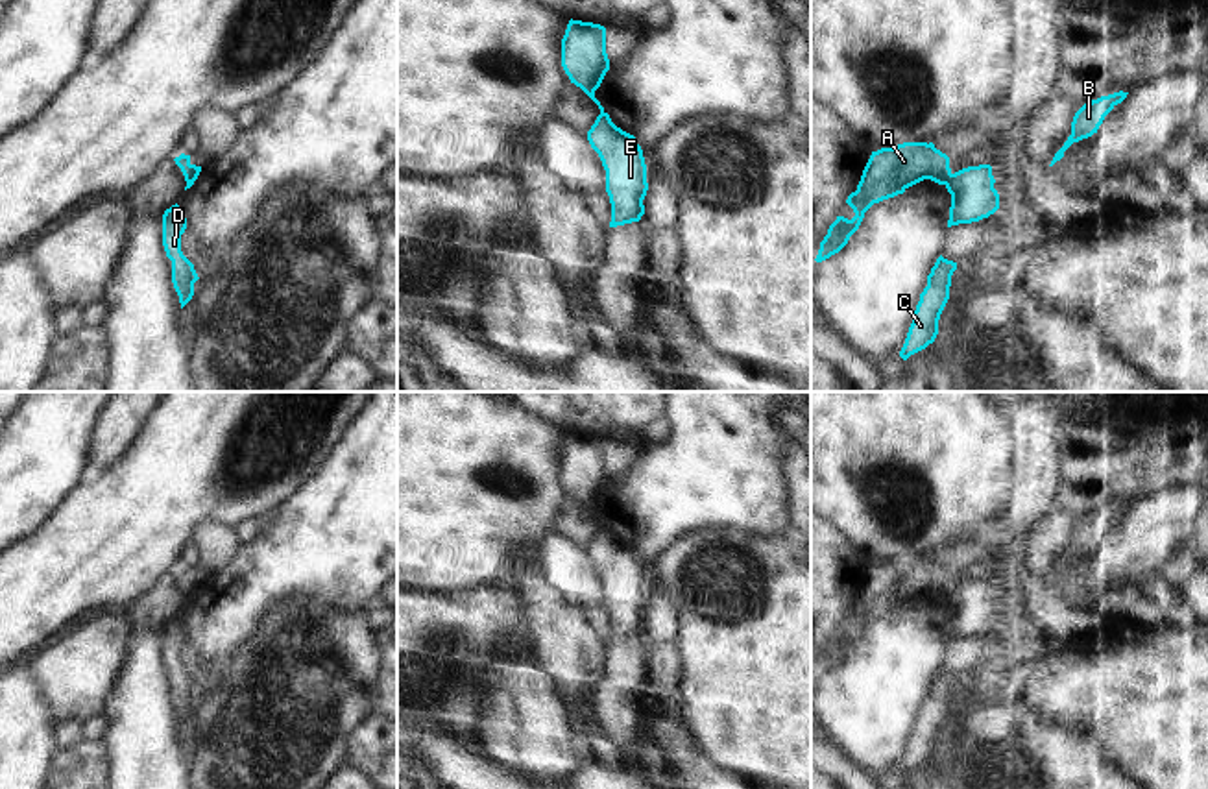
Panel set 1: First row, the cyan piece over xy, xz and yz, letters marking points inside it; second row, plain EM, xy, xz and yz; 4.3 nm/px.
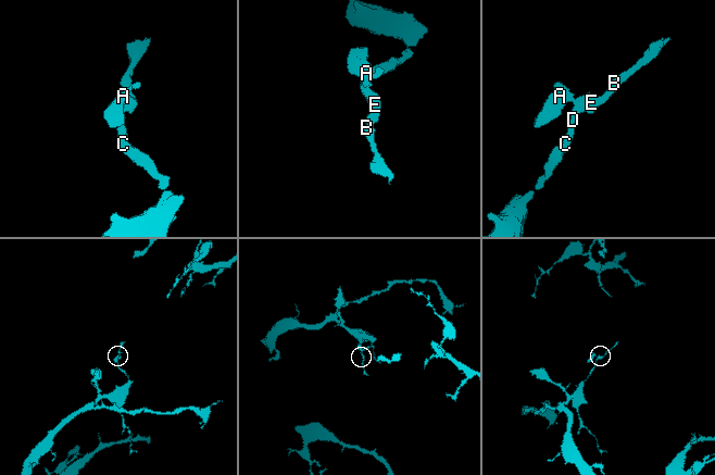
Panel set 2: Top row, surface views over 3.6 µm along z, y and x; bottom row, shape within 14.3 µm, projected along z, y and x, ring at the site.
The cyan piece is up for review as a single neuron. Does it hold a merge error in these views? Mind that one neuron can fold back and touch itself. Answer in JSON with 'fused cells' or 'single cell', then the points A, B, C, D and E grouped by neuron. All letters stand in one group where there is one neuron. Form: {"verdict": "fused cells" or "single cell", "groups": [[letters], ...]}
{"verdict": "fused cells", "groups": [["A"], ["B", "C", "D", "E"]]}

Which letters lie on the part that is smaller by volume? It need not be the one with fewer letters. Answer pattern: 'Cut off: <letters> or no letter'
Cut off: A

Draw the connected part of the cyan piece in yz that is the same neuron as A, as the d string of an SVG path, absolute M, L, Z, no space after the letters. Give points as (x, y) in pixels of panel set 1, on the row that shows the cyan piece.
M903 142L872 152L857 190L846 200L855 216L852 220L837 216L820 242L815 261L822 262L839 253L859 229L864 212L874 203L903 194L924 179L946 185L949 177L949 157L936 150L933 142Z

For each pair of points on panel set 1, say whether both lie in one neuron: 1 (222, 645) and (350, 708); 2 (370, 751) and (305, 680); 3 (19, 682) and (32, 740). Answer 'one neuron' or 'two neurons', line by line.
1: two neurons
2: two neurons
3: one neuron

